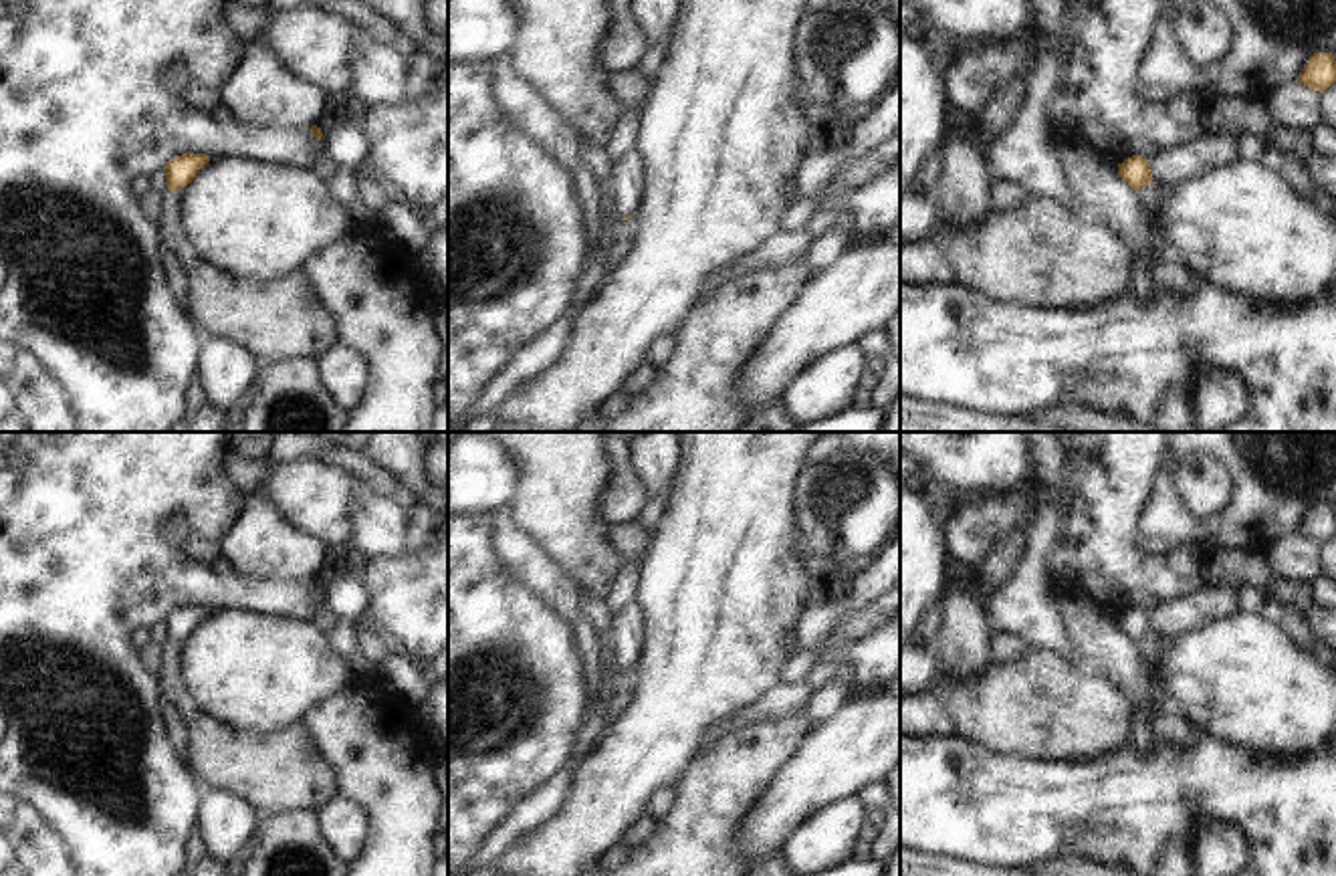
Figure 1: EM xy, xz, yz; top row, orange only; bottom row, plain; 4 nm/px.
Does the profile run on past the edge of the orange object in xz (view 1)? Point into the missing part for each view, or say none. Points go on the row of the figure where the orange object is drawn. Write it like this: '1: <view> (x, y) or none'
1: none

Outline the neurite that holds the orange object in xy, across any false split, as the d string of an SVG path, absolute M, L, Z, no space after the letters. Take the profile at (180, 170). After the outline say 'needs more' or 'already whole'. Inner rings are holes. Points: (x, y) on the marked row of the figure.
M182 153L172 157L163 170L165 170L165 186L170 192L186 188L196 174L210 161L206 153Z; already whole

